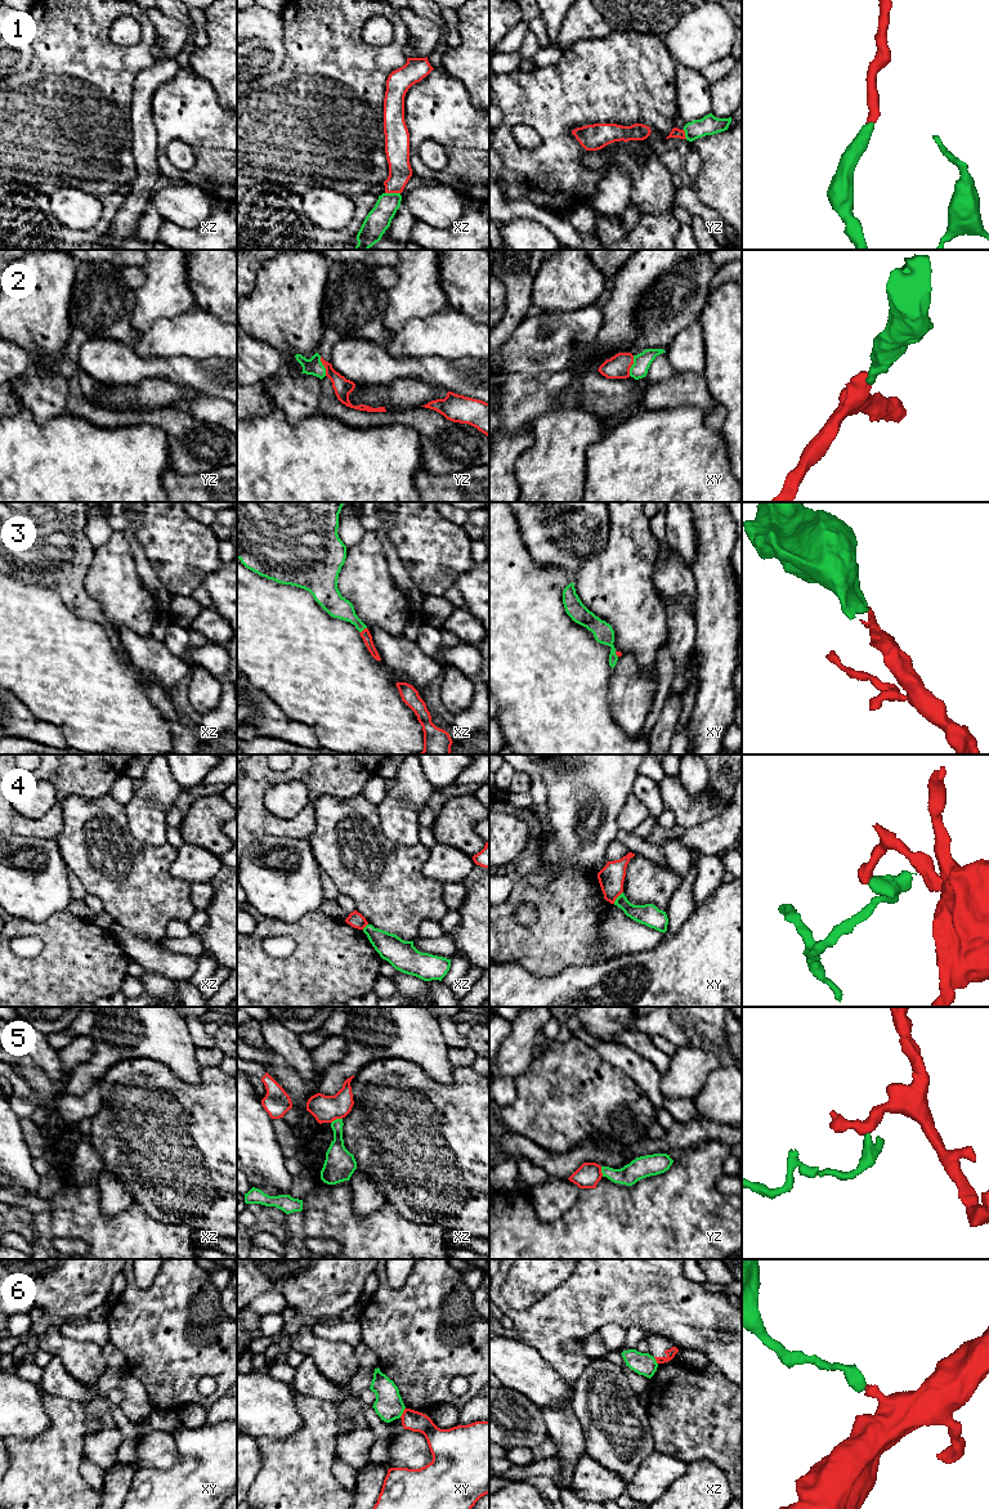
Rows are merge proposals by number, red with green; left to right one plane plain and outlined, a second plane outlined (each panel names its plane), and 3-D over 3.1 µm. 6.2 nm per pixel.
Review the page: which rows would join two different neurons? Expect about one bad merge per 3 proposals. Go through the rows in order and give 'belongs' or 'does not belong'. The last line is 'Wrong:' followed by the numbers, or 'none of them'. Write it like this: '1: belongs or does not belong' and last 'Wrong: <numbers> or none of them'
1: belongs
2: belongs
3: belongs
4: does not belong
5: does not belong
6: does not belong
Wrong: 4, 5, 6

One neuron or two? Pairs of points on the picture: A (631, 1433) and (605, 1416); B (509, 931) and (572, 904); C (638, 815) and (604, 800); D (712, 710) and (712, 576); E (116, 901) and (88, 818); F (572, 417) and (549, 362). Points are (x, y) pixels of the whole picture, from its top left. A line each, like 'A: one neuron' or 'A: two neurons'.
A: one neuron
B: one neuron
C: two neurons
D: one neuron
E: one neuron
F: two neurons

